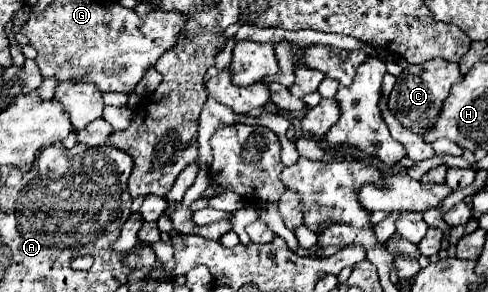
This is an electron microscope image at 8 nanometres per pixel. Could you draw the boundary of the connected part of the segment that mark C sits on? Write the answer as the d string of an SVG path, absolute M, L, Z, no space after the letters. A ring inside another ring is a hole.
M432 59L422 65L410 65L396 79L396 85L388 97L388 109L402 125L406 125L406 129L424 137L434 127L434 121L438 121L438 113L442 113L442 101L446 101L452 85L458 81L462 81L462 73L456 63Z

